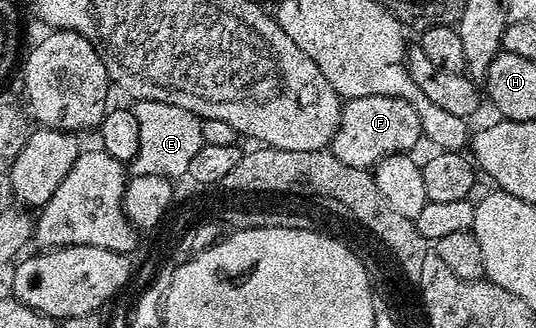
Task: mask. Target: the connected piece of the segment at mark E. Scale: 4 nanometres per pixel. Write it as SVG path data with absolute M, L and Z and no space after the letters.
M135 100L133 111L137 118L137 127L141 130L141 146L139 157L130 161L129 168L136 176L141 174L157 174L168 178L187 176L189 162L203 148L201 126L203 120L181 106L173 106L169 102L153 102L152 100Z

